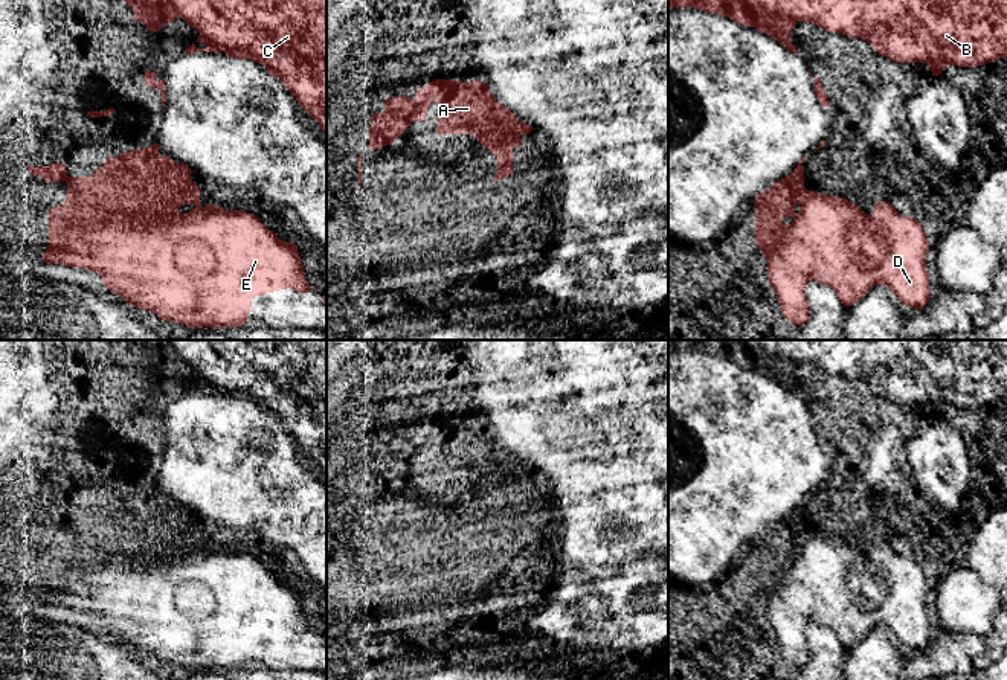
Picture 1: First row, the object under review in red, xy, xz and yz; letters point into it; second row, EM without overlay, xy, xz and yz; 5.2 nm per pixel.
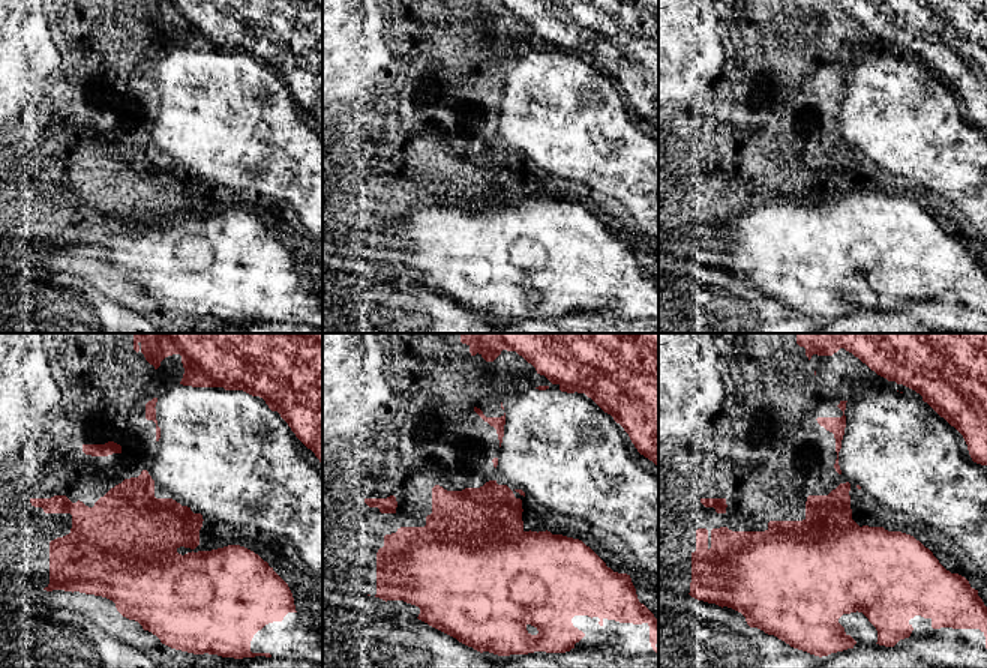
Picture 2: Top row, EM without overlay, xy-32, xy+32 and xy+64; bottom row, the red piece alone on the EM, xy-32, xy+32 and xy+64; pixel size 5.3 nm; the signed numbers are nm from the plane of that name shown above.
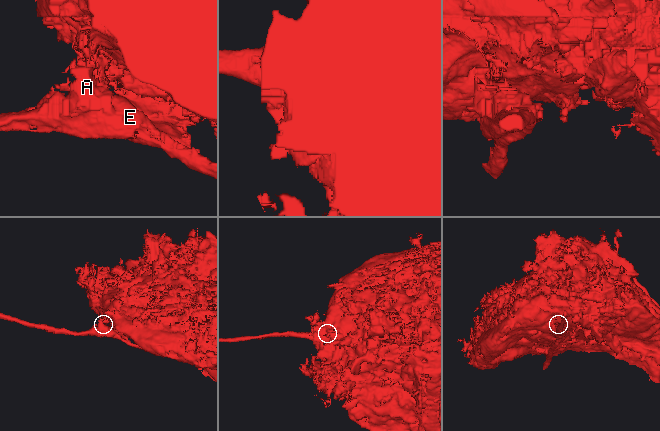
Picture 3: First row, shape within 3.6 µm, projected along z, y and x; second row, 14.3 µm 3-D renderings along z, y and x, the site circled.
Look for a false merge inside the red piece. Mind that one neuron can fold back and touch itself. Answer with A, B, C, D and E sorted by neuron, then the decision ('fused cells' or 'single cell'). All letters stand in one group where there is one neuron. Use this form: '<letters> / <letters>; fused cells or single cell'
A D E / B C; fused cells

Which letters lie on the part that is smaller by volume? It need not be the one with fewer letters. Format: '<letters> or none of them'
A, D, E

